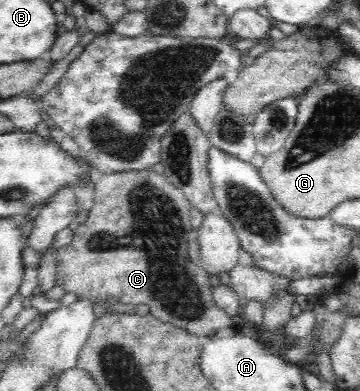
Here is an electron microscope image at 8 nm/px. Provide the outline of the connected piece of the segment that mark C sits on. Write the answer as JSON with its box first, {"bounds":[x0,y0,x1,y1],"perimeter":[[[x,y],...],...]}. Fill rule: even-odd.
{"bounds":[54,168,233,339],"perimeter":[[[146,168],[97,176],[97,179],[94,181],[93,191],[94,204],[88,210],[86,220],[72,230],[72,242],[69,242],[64,248],[55,250],[54,261],[56,264],[57,287],[60,287],[65,293],[74,293],[74,296],[78,297],[78,300],[91,300],[94,304],[98,304],[100,301],[108,301],[109,299],[114,299],[114,301],[119,301],[122,304],[133,304],[133,306],[136,304],[146,304],[150,309],[149,314],[159,322],[170,324],[174,328],[180,328],[200,339],[216,336],[219,333],[233,329],[231,319],[216,306],[213,288],[209,282],[209,275],[200,265],[194,265],[188,257],[187,238],[191,232],[191,205],[182,190],[172,186],[172,183],[164,175],[158,174],[150,168]]]}

